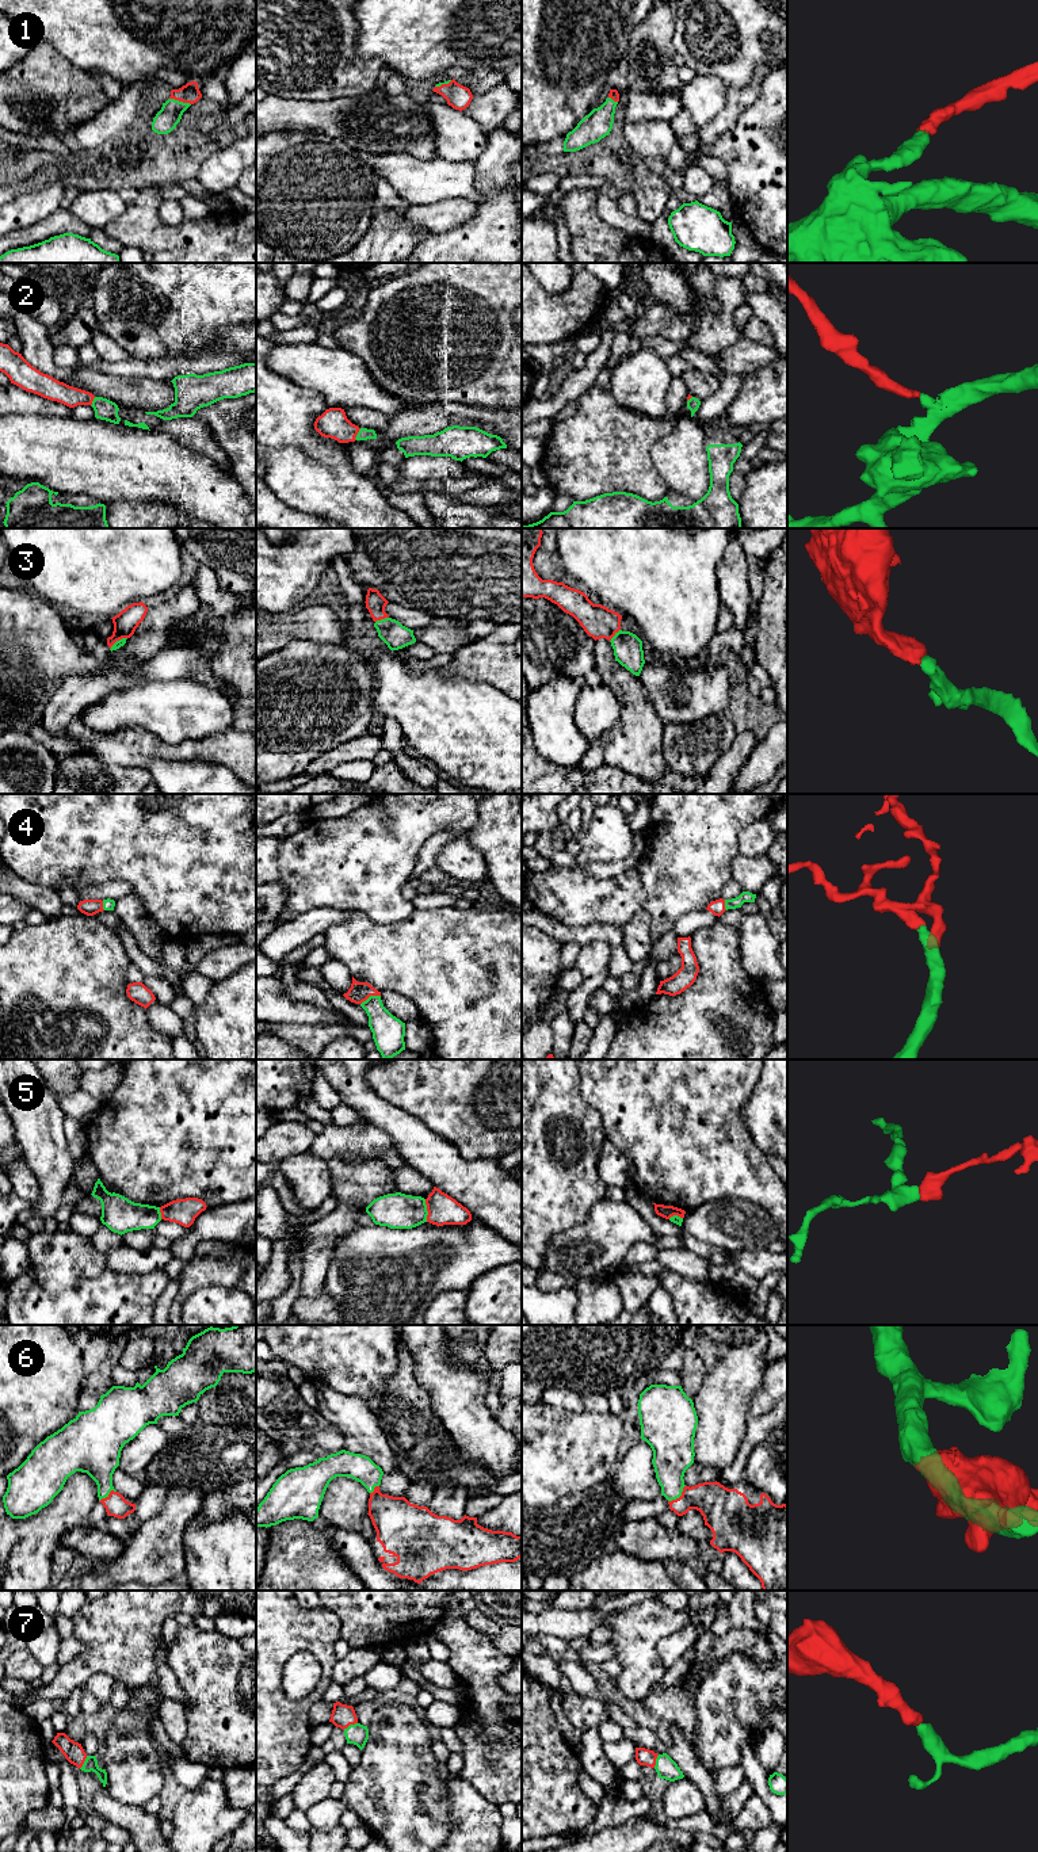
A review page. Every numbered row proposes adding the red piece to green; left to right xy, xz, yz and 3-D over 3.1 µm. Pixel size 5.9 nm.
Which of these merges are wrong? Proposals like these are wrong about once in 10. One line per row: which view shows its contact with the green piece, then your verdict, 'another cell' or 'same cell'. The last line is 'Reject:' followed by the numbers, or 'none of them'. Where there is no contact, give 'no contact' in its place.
1: xy | same cell
2: xy | same cell
3: xz | same cell
4: xz | same cell
5: xz | another cell
6: yz | same cell
7: xz | same cell
Reject: 5

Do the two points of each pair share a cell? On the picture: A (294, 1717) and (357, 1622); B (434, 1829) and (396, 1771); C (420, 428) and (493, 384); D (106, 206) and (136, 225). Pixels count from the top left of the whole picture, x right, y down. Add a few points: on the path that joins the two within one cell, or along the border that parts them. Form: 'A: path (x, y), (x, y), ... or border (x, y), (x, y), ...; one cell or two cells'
A: border (328, 1608), (340, 1622), (340, 1638); two cells
B: path (418, 1818), (397, 1795), (396, 1787); one cell
C: border (428, 404), (460, 401), (492, 409); two cells
D: border (126, 205), (126, 209), (103, 228); two cells

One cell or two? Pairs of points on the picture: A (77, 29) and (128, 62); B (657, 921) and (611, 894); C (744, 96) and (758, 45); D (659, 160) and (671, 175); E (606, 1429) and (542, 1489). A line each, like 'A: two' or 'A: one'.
A: one
B: two
C: two
D: two
E: one

